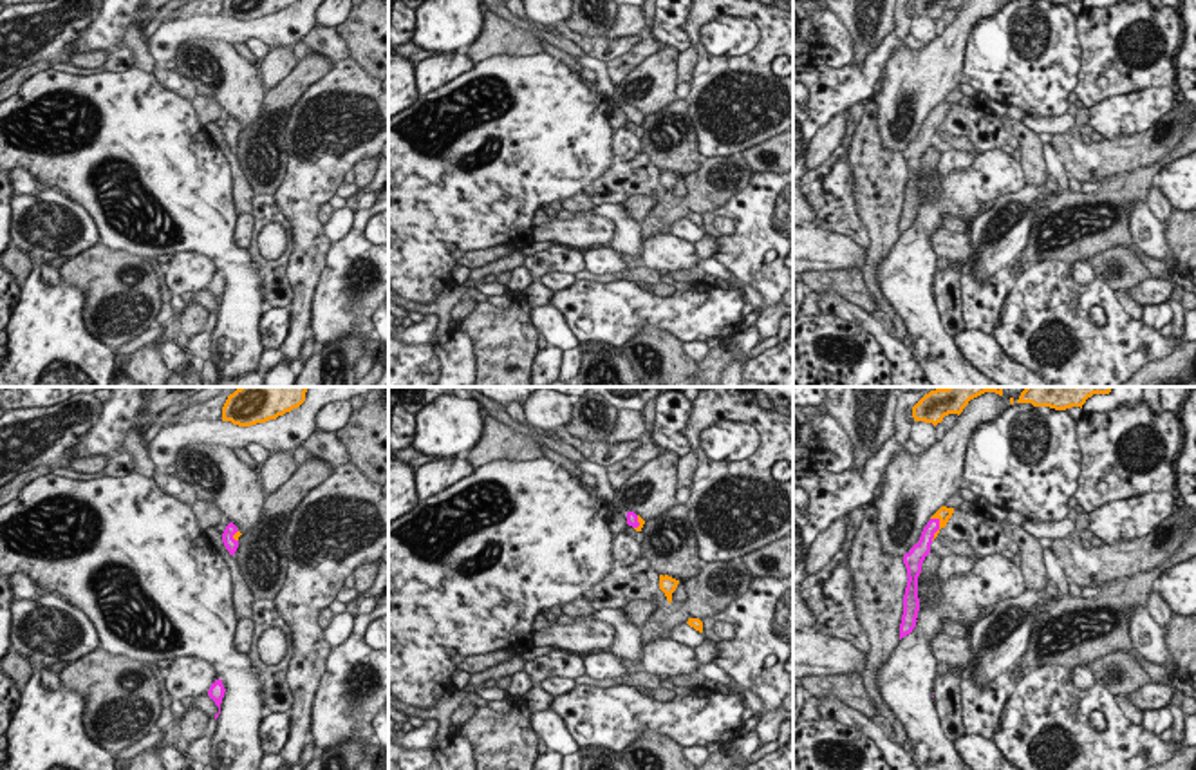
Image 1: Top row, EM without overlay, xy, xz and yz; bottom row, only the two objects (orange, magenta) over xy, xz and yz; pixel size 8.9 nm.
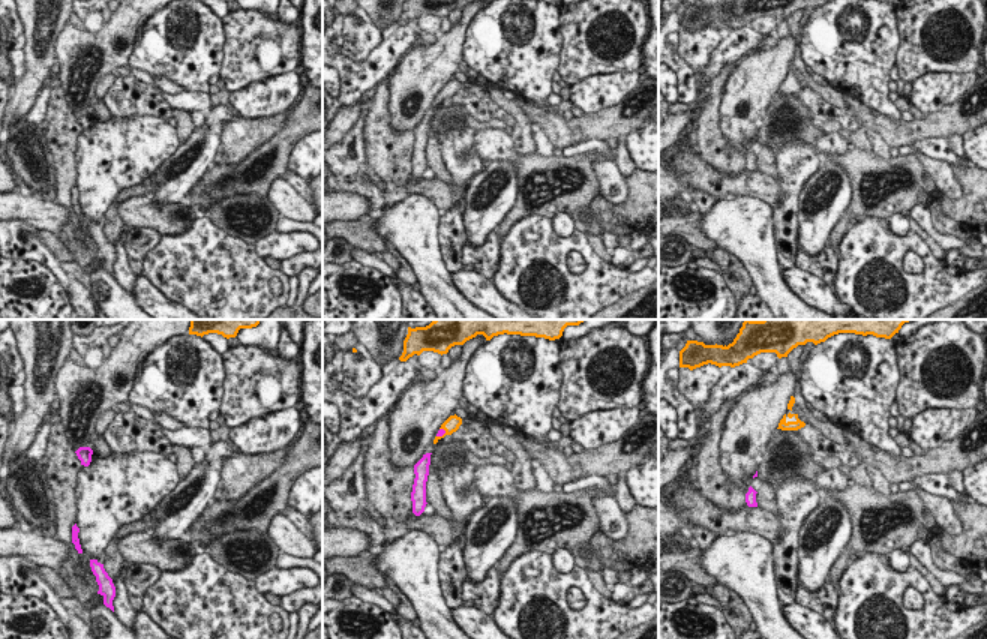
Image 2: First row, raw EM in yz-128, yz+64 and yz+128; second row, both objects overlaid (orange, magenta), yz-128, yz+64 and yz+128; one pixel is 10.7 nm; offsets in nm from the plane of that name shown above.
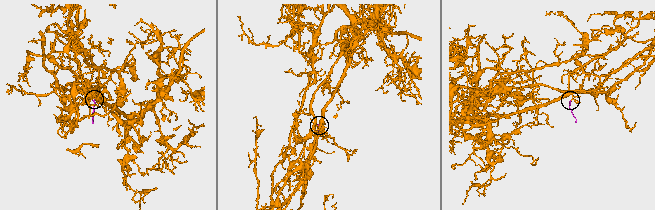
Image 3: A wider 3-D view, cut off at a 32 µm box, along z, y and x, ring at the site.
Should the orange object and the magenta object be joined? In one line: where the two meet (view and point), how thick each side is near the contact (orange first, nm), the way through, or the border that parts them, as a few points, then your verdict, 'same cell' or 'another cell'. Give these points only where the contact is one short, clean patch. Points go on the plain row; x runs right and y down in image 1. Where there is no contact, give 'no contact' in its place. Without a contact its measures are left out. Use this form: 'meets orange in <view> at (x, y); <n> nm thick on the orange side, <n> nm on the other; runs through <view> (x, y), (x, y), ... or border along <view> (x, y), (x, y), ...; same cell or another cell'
meets orange in yz at (940, 123); 140 nm thick on the orange side, 140 nm on the other; runs through yz (943, 109), (940, 123), (925, 134), (922, 143); same cell

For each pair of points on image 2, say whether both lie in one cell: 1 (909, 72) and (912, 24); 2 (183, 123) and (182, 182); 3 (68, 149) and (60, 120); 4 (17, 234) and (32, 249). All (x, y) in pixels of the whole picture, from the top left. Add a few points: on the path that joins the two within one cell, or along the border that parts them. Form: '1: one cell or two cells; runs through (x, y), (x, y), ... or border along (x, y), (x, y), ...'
1: one cell; runs through (912, 60), (912, 36)
2: two cells; border along (195, 129), (180, 146)
3: one cell; runs through (62, 141), (60, 128)
4: one cell; runs through (18, 239), (27, 248)

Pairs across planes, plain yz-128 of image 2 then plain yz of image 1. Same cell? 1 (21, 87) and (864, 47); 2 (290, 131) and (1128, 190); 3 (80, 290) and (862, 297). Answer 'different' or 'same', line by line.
1: same
2: same
3: different

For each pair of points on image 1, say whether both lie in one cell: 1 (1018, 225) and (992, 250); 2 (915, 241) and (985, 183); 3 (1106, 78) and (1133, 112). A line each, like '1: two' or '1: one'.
1: one
2: one
3: two

